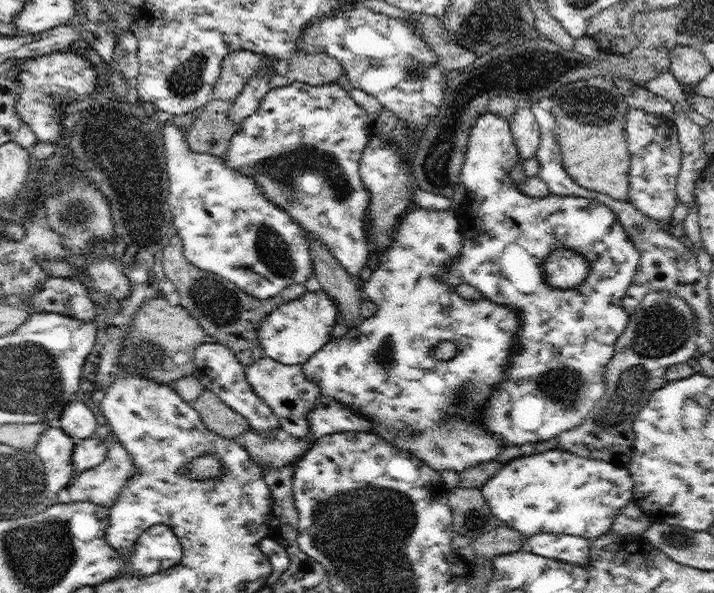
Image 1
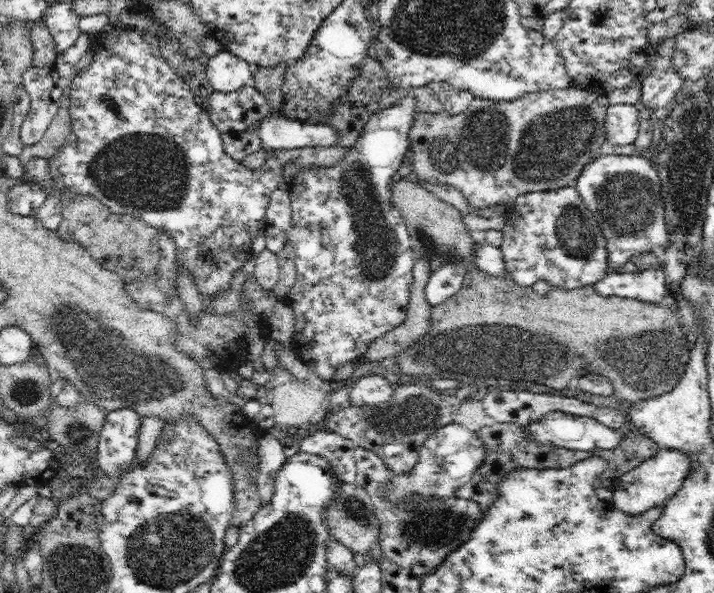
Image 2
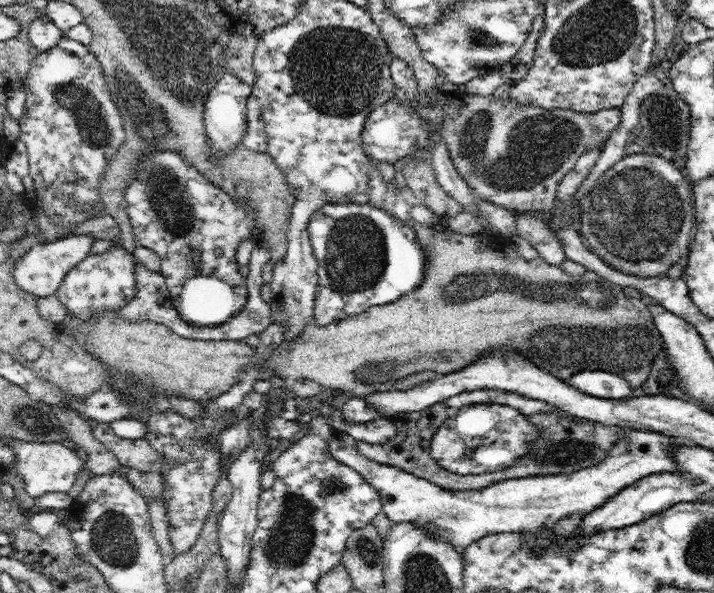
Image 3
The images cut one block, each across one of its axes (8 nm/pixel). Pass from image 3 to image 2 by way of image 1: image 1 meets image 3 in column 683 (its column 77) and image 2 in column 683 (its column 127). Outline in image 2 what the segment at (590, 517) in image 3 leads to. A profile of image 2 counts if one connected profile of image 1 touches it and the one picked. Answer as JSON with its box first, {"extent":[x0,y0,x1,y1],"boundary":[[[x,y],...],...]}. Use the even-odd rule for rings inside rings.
{"extent":[612,448,692,516],"boundary":[[[659,448],[652,458],[648,458],[640,466],[633,468],[620,477],[620,482],[612,490],[612,503],[624,514],[640,516],[648,509],[662,507],[668,498],[676,496],[676,492],[680,490],[690,472],[692,472],[692,459],[686,451]]]}

